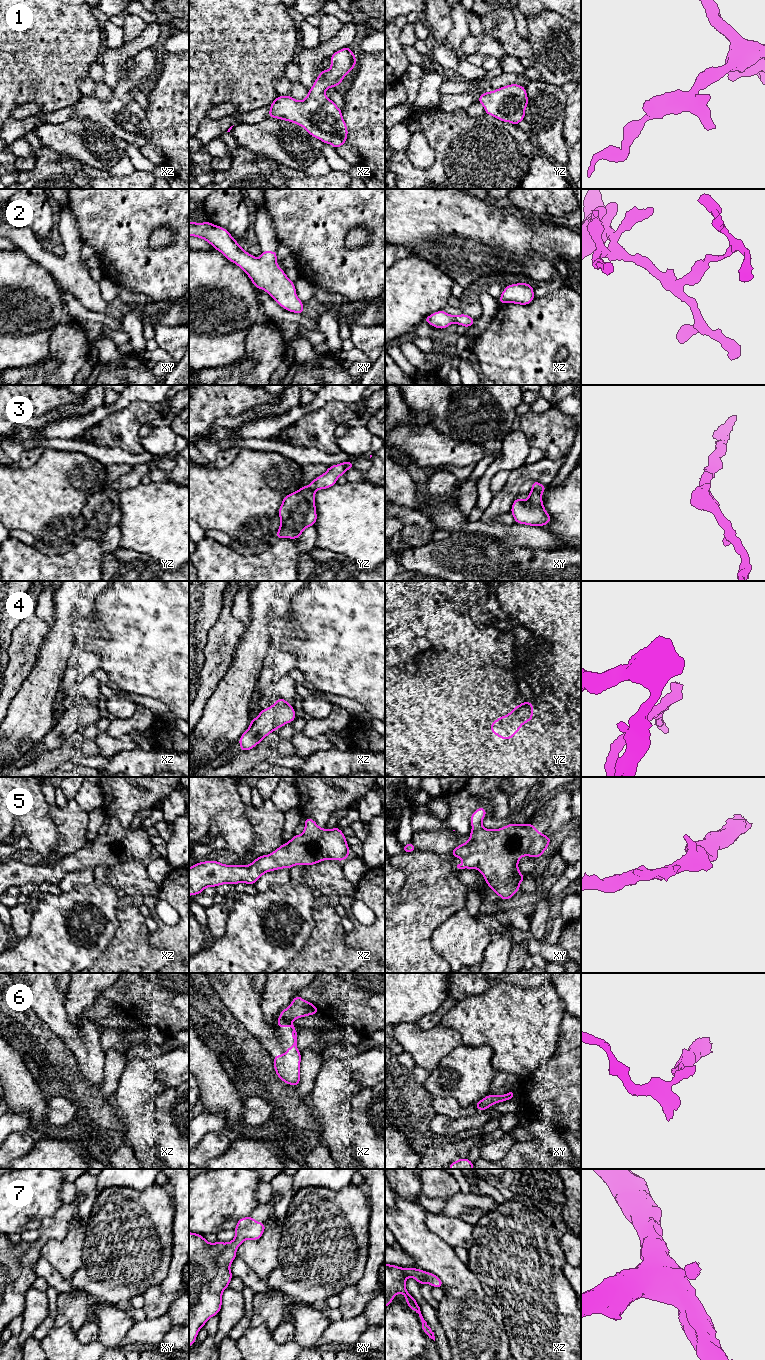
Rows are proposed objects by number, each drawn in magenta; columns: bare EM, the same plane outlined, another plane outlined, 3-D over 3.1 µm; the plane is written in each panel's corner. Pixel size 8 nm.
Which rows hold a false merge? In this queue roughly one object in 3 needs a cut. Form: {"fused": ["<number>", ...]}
{"fused": ["6"]}

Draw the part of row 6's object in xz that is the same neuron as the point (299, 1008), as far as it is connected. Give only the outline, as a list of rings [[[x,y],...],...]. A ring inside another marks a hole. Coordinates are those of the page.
[[[299,995],[295,996],[287,1009],[280,1012],[280,1017],[291,1022],[297,1018],[310,1016],[319,1013],[319,1009],[311,1002],[302,999]]]

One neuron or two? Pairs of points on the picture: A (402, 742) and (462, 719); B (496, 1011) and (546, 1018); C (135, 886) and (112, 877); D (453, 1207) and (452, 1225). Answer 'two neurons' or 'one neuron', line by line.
A: two neurons
B: one neuron
C: one neuron
D: two neurons

